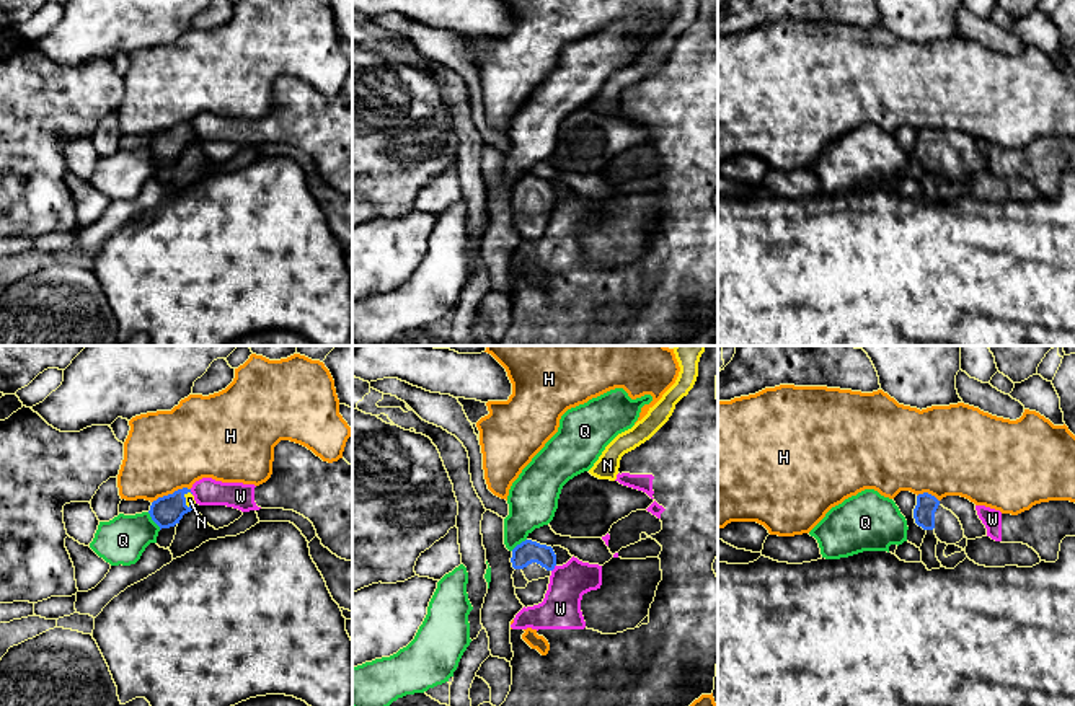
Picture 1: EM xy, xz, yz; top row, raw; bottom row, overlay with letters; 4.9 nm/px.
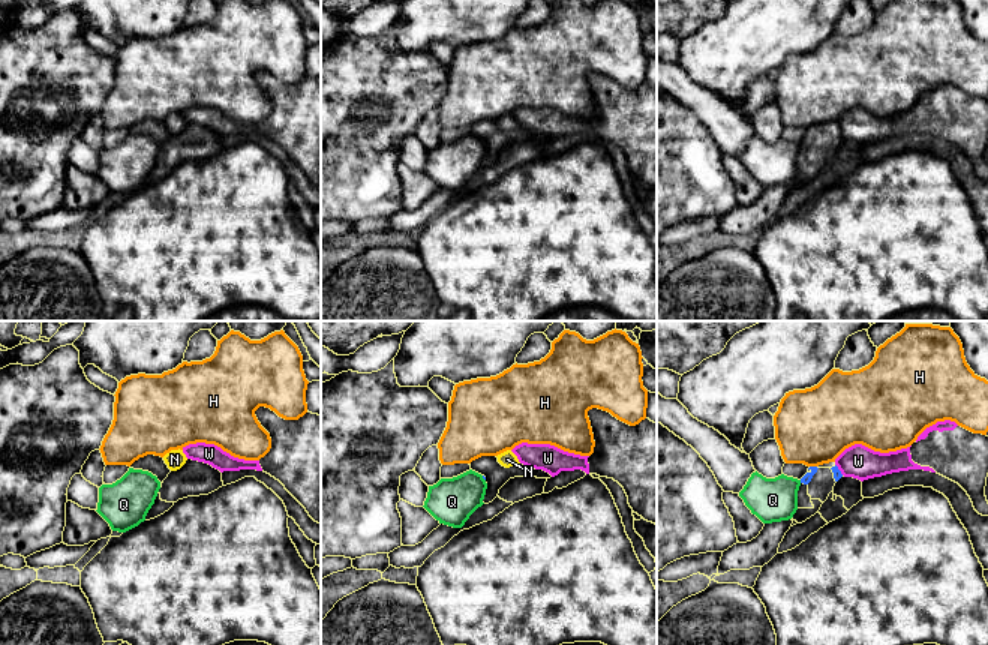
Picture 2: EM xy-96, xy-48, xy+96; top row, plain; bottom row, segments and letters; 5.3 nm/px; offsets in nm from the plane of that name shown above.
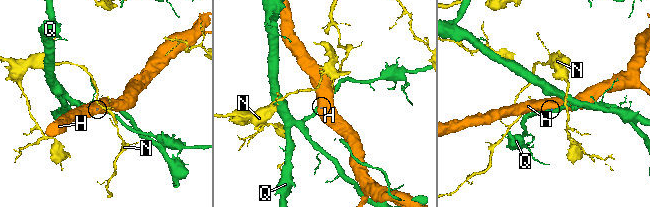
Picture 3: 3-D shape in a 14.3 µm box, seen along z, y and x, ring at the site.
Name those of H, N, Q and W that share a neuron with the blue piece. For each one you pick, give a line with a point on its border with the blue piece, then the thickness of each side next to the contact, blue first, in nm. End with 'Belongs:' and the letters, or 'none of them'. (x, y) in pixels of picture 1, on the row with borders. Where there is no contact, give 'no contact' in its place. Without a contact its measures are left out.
N: meets blue in xy at (185, 503); 150 nm thick on the blue side, 50 nm on the other
Belongs: N

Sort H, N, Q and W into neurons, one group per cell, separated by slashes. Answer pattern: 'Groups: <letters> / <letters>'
Groups: H / N / Q / W

